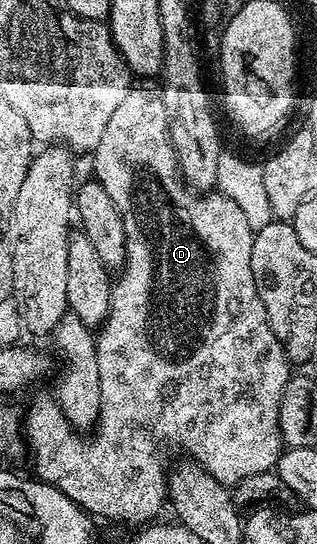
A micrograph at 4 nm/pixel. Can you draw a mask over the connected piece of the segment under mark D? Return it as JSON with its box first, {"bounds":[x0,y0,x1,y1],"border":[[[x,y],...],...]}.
{"bounds":[26,85,290,521],"border":[[[139,85],[133,86],[122,97],[118,109],[114,109],[114,117],[106,121],[106,130],[98,141],[94,152],[96,158],[95,182],[100,183],[110,193],[110,201],[122,213],[126,229],[126,255],[124,265],[119,272],[120,280],[111,284],[112,307],[108,310],[108,319],[99,328],[96,340],[96,360],[100,370],[100,421],[95,428],[96,439],[83,439],[77,433],[71,421],[62,413],[59,402],[52,399],[36,399],[26,415],[26,439],[32,442],[32,455],[36,458],[35,478],[42,483],[56,487],[66,497],[73,499],[79,507],[83,507],[91,516],[102,515],[108,519],[126,519],[128,521],[144,521],[156,514],[169,494],[166,467],[156,452],[156,439],[146,424],[151,419],[176,419],[176,435],[184,442],[184,447],[192,451],[191,458],[206,468],[219,483],[235,485],[251,475],[261,475],[263,471],[272,471],[282,454],[282,438],[280,436],[280,402],[290,378],[290,360],[285,355],[282,345],[274,337],[268,324],[266,309],[258,297],[258,289],[254,285],[254,273],[250,269],[250,249],[252,248],[252,227],[242,214],[242,209],[234,205],[228,197],[219,193],[204,193],[197,197],[180,178],[180,167],[176,164],[176,154],[172,142],[168,139],[168,118],[159,94],[155,90],[147,91]]]}

